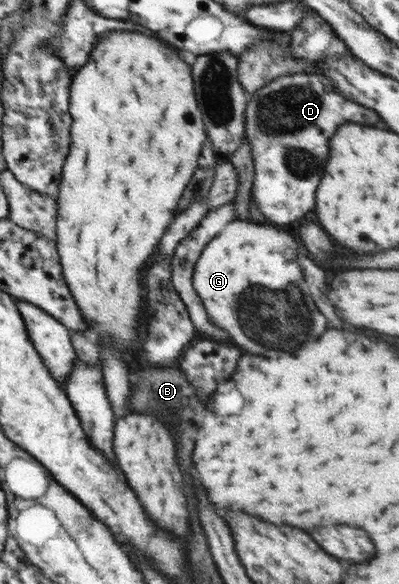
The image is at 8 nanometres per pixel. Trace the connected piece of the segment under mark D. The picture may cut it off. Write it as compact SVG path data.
M292 73L288 76L278 76L248 96L248 99L244 133L250 143L254 163L251 196L258 205L258 210L262 212L264 221L282 227L295 226L314 208L314 192L320 184L330 154L328 148L330 136L344 122L360 122L366 126L376 126L380 122L379 114L376 114L375 110L352 102L322 73Z

